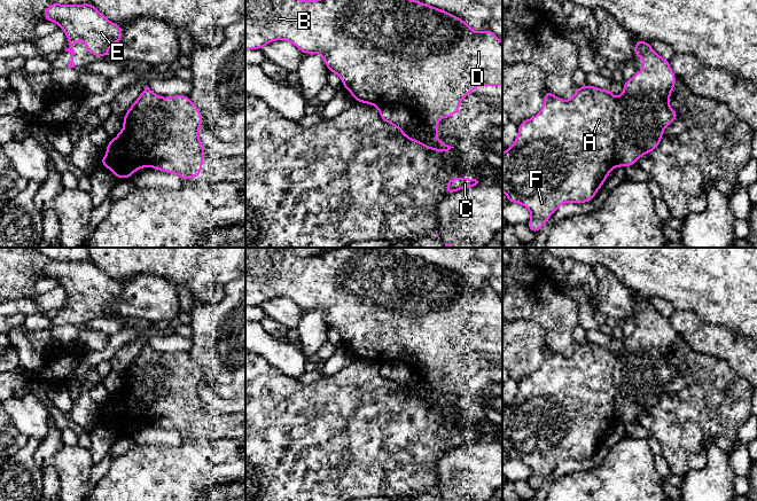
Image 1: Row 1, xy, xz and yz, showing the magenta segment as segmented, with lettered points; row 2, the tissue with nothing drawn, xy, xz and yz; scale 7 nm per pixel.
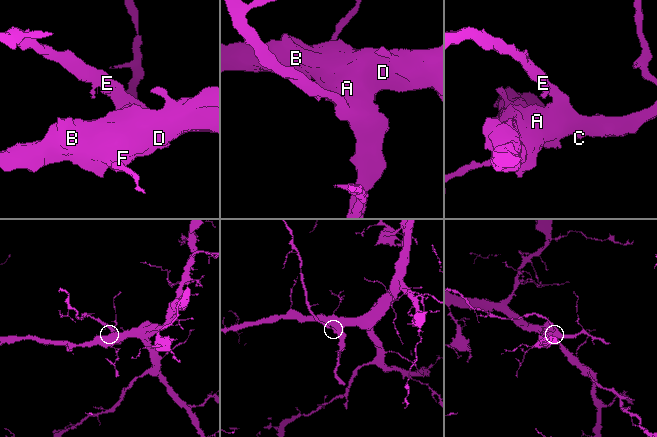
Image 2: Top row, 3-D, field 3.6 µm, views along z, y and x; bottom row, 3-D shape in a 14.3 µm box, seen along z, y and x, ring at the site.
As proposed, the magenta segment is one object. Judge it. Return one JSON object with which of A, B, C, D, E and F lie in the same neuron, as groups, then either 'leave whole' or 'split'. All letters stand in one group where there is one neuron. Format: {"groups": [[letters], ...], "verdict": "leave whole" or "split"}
{"groups": [["A", "B", "D", "F"], ["C", "E"]], "verdict": "split"}

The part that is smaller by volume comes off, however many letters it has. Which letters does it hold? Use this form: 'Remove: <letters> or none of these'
Remove: C, E

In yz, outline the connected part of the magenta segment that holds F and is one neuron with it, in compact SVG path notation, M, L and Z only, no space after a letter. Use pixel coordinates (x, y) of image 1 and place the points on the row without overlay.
M590 340L577 344L573 353L564 358L551 347L544 350L545 360L531 376L518 382L515 399L502 410L502 448L508 459L521 460L530 469L528 485L538 490L544 480L564 460L583 461L593 456L608 431L616 425L614 415L614 366L617 355L610 346L600 346Z

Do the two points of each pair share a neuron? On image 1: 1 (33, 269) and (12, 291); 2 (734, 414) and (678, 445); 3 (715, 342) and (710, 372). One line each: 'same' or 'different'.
1: same
2: same
3: different

